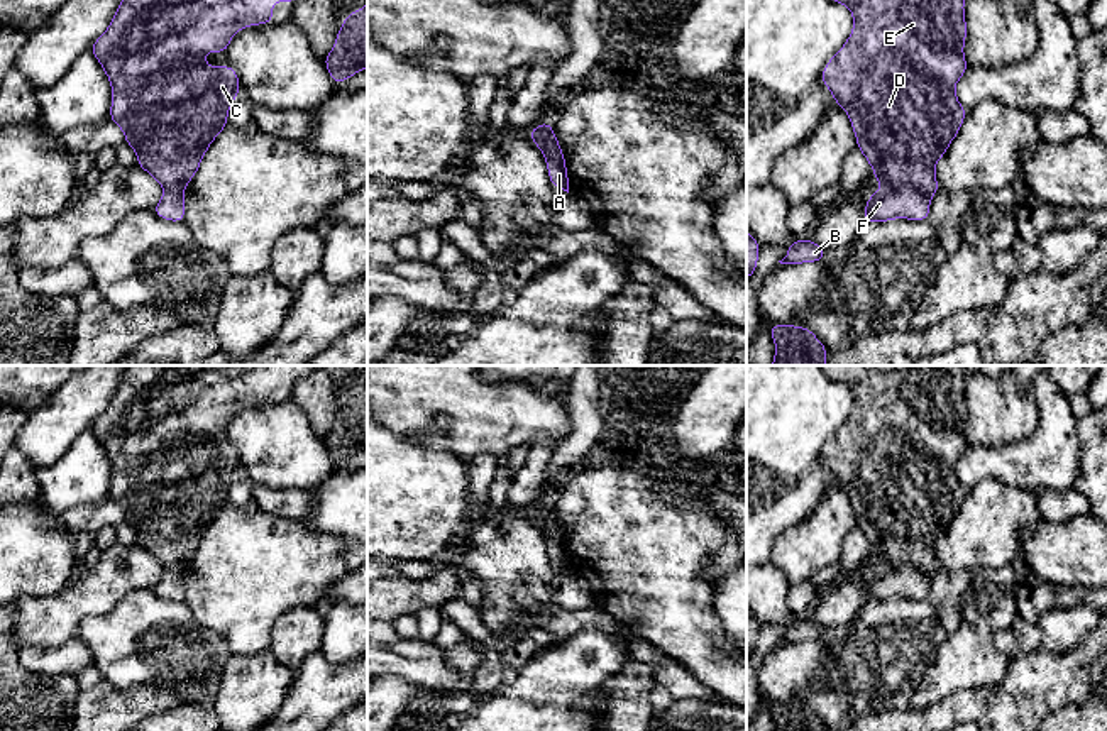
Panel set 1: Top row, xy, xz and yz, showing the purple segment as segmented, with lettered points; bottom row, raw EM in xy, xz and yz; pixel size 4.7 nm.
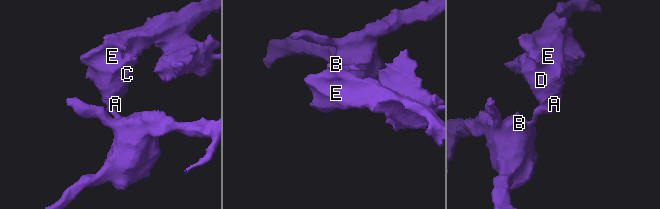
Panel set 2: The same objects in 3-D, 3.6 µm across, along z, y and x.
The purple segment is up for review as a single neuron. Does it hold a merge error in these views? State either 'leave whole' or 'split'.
split

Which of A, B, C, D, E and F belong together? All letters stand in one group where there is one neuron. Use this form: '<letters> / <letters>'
A C D E / B F

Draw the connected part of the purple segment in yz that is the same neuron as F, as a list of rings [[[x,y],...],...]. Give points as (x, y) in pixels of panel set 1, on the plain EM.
[[[882,567],[865,580],[863,602],[929,597],[931,575],[914,567]]]

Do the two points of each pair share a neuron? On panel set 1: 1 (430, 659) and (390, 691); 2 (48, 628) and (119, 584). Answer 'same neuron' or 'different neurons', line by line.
1: different neurons
2: same neuron

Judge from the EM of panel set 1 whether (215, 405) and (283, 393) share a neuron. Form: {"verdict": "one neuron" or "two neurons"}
{"verdict": "one neuron"}

